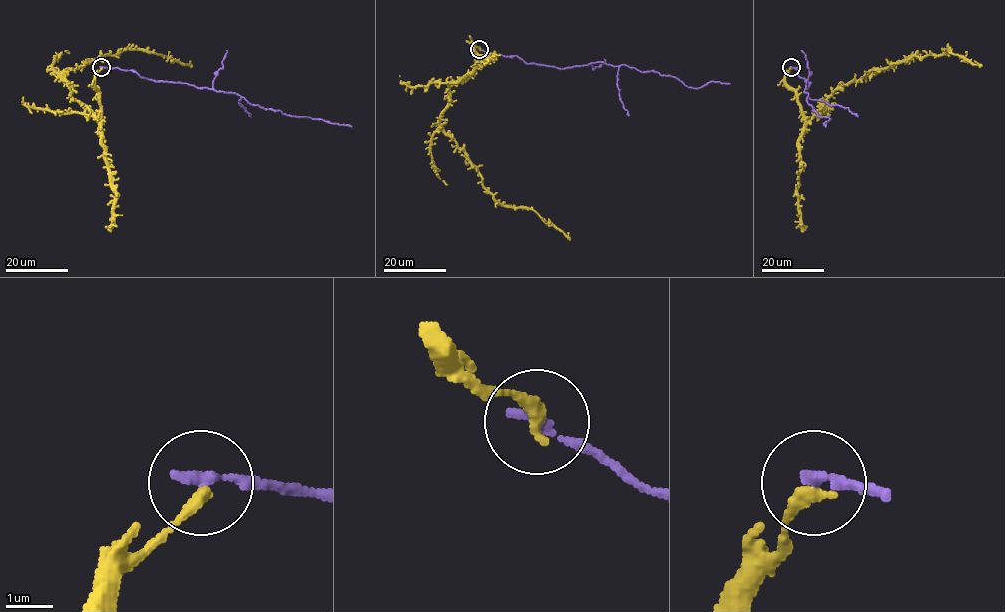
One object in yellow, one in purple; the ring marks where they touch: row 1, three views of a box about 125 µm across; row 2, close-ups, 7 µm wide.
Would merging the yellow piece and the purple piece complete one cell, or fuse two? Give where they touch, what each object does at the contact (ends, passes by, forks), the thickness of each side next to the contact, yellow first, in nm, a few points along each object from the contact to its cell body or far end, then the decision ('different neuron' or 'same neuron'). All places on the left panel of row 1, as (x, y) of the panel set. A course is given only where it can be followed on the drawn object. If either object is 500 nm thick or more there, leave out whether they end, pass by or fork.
place (101, 67); yellow ends; purple ends; calibres 320 and 240 nm; course yellow (101, 67), (98, 119), (71, 95), (66, 70), (125, 49), (192, 66); course purple (101, 67), (135, 71), (149, 79), (238, 94), (264, 109), (351, 126); different neuron

